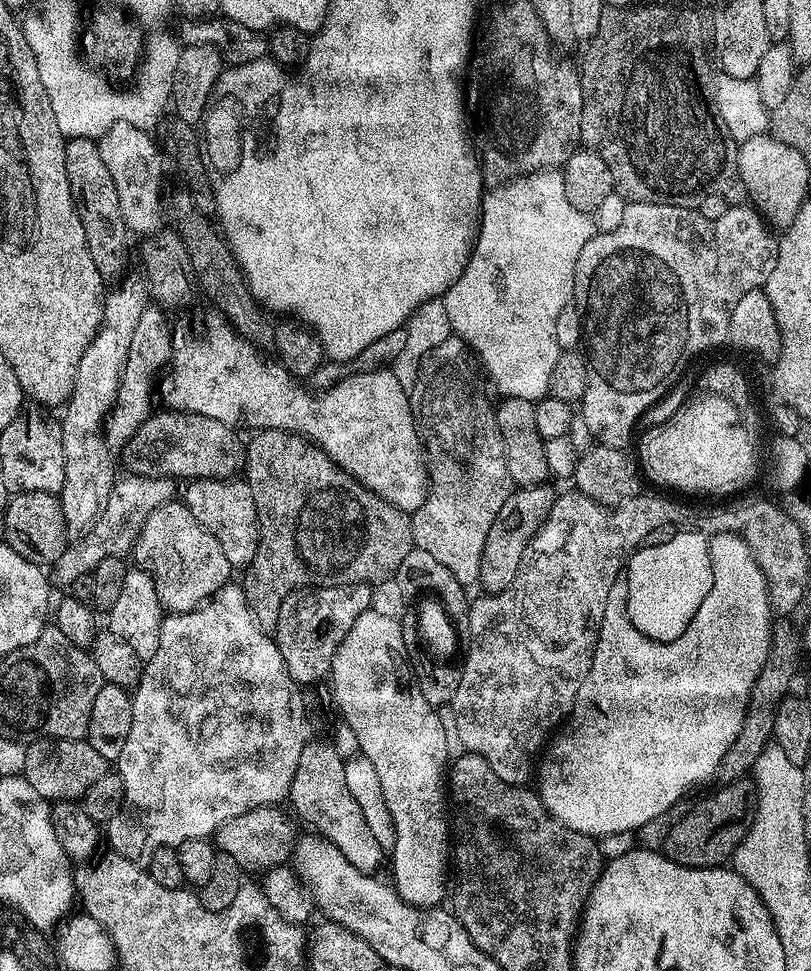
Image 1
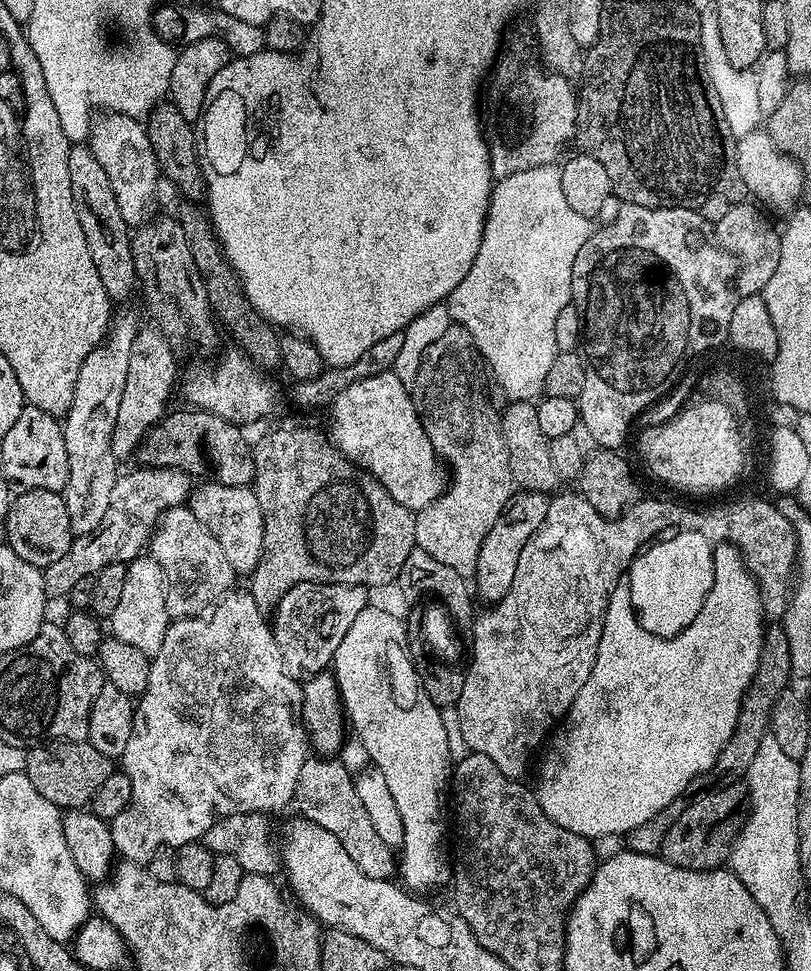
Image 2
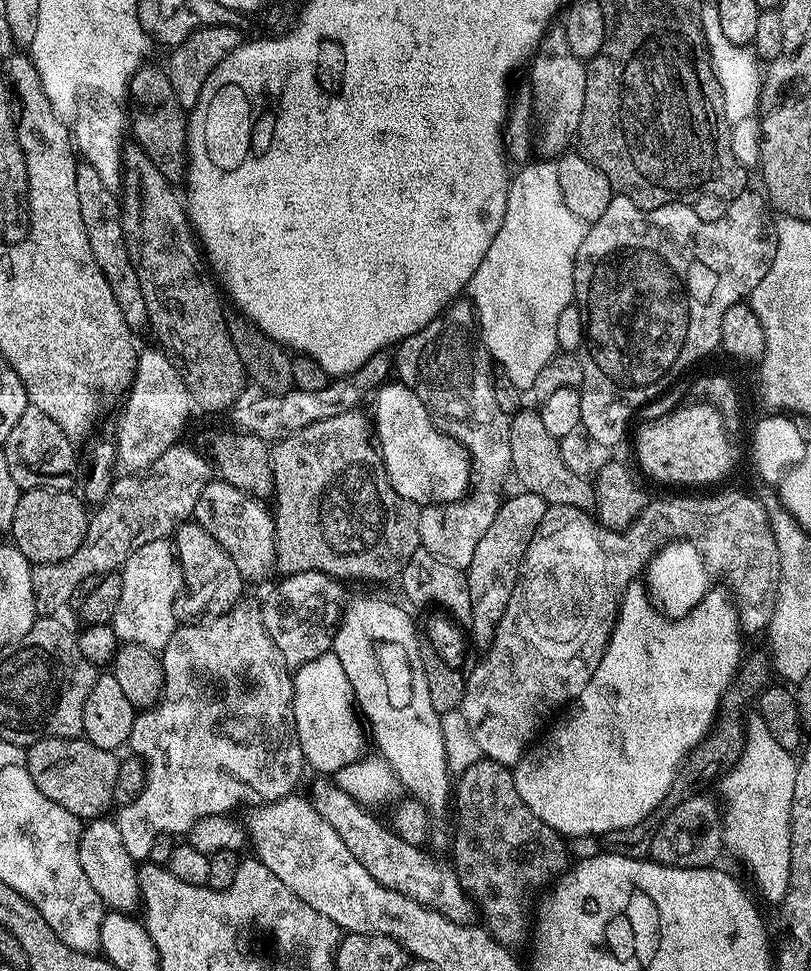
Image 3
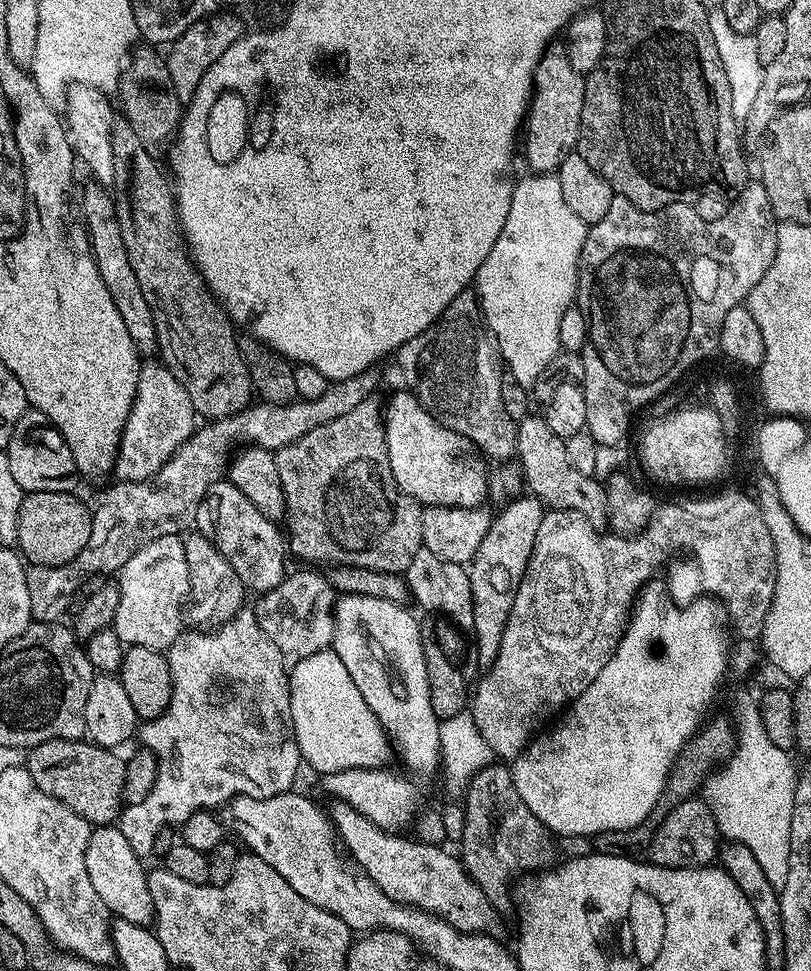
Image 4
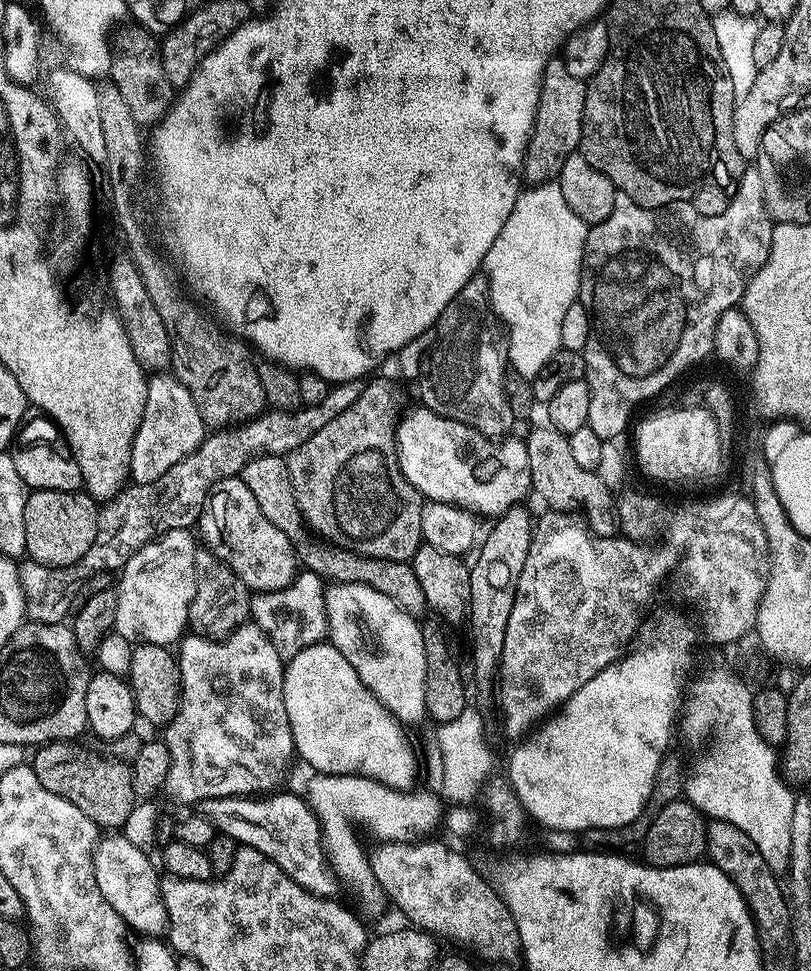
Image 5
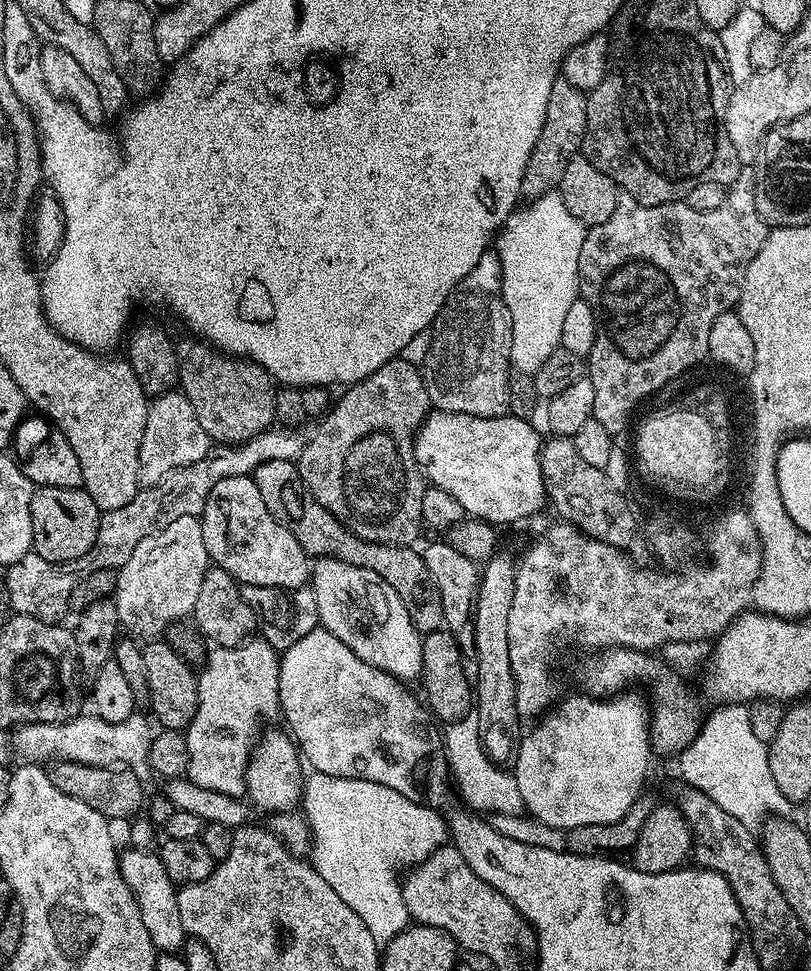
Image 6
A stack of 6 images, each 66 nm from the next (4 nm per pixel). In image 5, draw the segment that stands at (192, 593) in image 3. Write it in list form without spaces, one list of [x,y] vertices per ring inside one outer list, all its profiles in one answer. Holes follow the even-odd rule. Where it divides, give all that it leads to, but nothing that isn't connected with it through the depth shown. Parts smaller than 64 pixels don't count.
[[[197,551],[196,589],[188,611],[188,628],[208,640],[225,640],[236,628],[249,623],[252,611],[250,590],[230,566],[226,566],[213,552]]]

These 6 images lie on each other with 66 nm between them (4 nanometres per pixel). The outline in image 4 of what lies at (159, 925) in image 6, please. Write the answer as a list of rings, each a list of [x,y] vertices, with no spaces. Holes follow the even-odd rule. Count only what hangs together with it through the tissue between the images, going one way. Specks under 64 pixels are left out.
[[[93,827],[86,846],[86,874],[90,874],[90,882],[94,890],[98,890],[98,898],[102,898],[113,917],[148,926],[153,923],[154,913],[144,864],[142,857],[130,850],[130,842],[126,842],[126,834],[122,834],[119,827]]]

